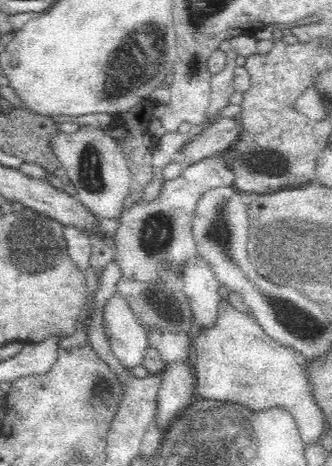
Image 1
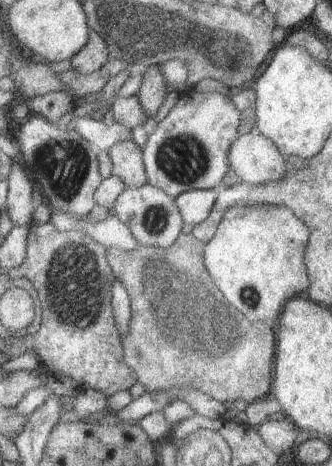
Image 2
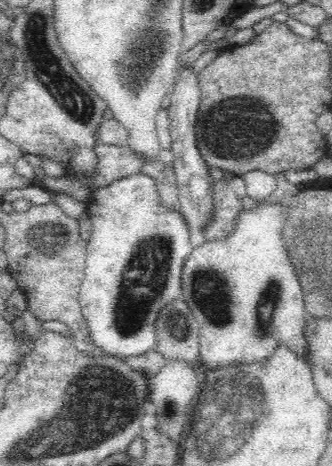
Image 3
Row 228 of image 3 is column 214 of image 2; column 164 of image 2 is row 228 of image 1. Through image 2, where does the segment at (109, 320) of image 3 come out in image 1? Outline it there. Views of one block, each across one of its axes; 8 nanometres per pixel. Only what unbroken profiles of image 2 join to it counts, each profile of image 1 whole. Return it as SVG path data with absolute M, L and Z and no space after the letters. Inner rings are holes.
M224 152L204 158L186 170L180 170L180 176L162 182L162 190L156 200L150 204L134 202L130 208L122 208L118 216L120 226L116 234L110 238L114 250L114 262L122 268L124 278L132 278L138 282L166 282L180 284L180 270L190 262L194 254L194 238L192 238L192 218L198 208L200 198L210 188L218 186L234 186L234 172L230 170Z

